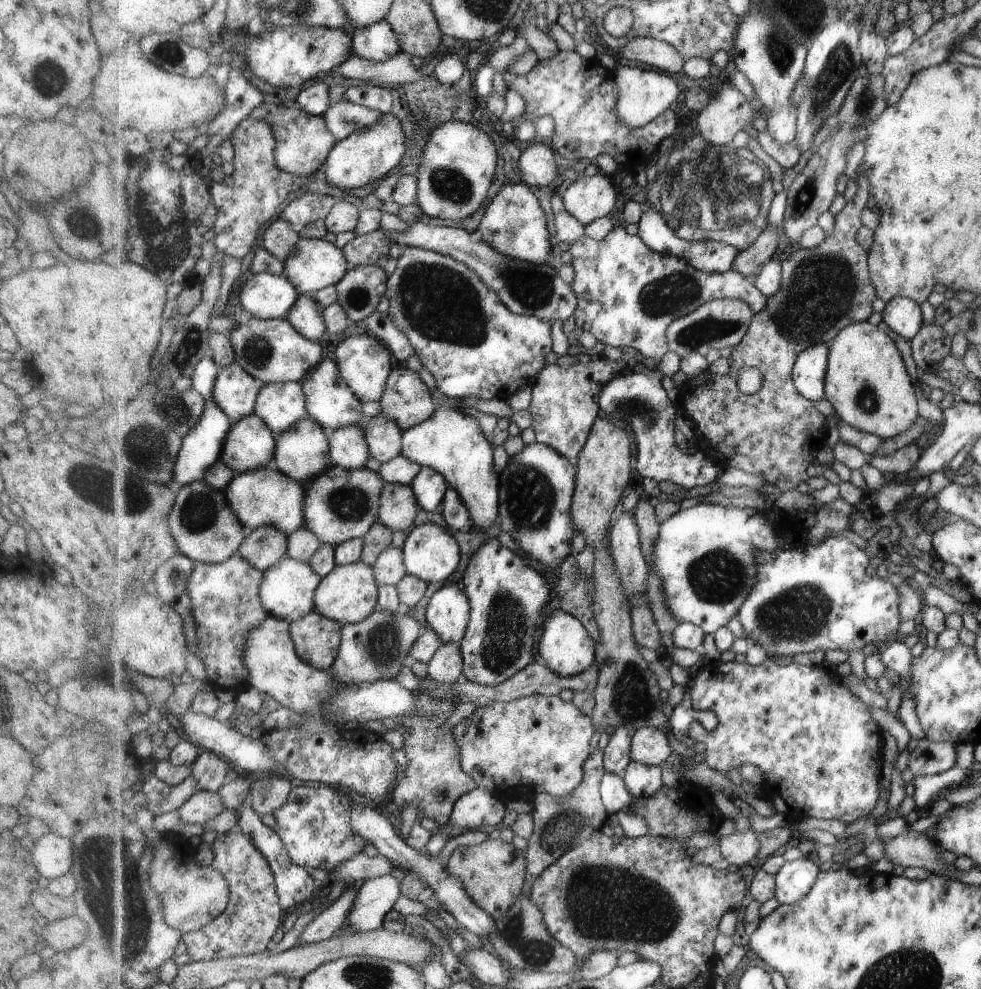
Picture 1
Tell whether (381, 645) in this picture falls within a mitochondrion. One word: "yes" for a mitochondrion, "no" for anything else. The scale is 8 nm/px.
yes

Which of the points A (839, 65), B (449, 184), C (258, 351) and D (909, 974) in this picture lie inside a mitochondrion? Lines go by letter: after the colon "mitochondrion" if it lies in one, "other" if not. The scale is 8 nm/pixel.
A: mitochondrion
B: mitochondrion
C: mitochondrion
D: mitochondrion

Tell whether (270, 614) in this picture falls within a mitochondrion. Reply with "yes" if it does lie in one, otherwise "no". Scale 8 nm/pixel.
no

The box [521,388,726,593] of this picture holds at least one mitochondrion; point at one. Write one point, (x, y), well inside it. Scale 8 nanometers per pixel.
(642, 411)

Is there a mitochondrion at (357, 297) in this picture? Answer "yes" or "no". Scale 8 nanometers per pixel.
yes

